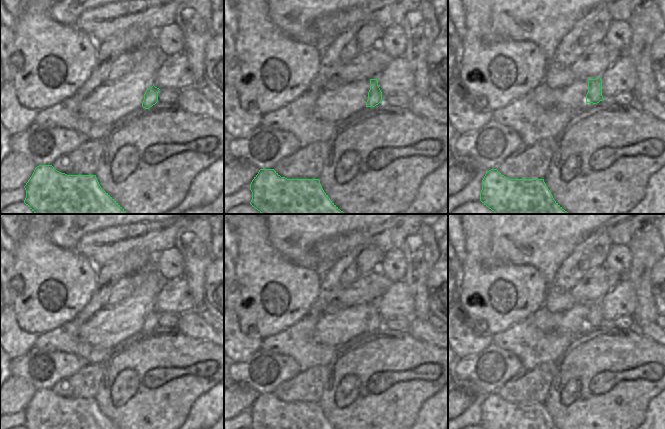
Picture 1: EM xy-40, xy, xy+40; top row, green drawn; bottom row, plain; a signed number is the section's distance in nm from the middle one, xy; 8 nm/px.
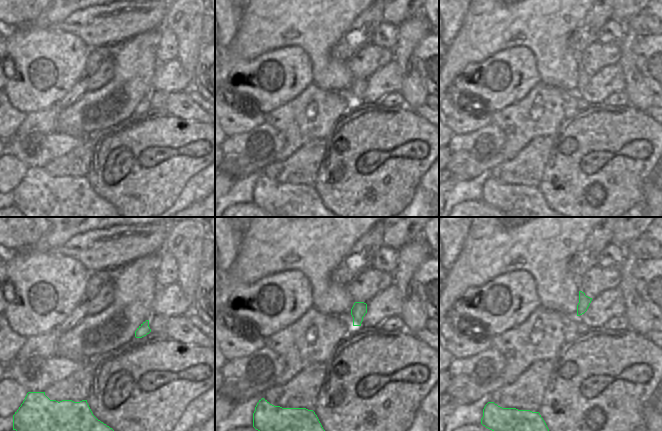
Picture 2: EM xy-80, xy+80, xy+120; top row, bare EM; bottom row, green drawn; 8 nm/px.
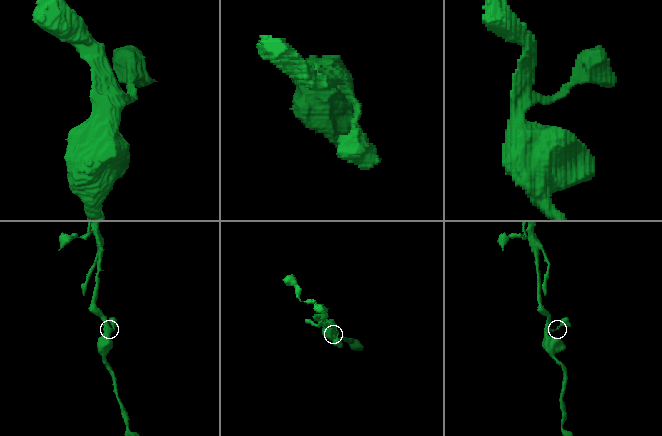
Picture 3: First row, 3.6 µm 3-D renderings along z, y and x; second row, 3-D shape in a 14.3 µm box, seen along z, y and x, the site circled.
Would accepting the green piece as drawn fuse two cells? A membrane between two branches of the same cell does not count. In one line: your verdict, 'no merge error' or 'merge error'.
no merge error

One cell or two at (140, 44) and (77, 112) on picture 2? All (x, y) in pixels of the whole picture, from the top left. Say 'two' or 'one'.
one

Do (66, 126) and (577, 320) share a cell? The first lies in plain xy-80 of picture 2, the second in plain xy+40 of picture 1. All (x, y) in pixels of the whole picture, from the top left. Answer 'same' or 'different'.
same

